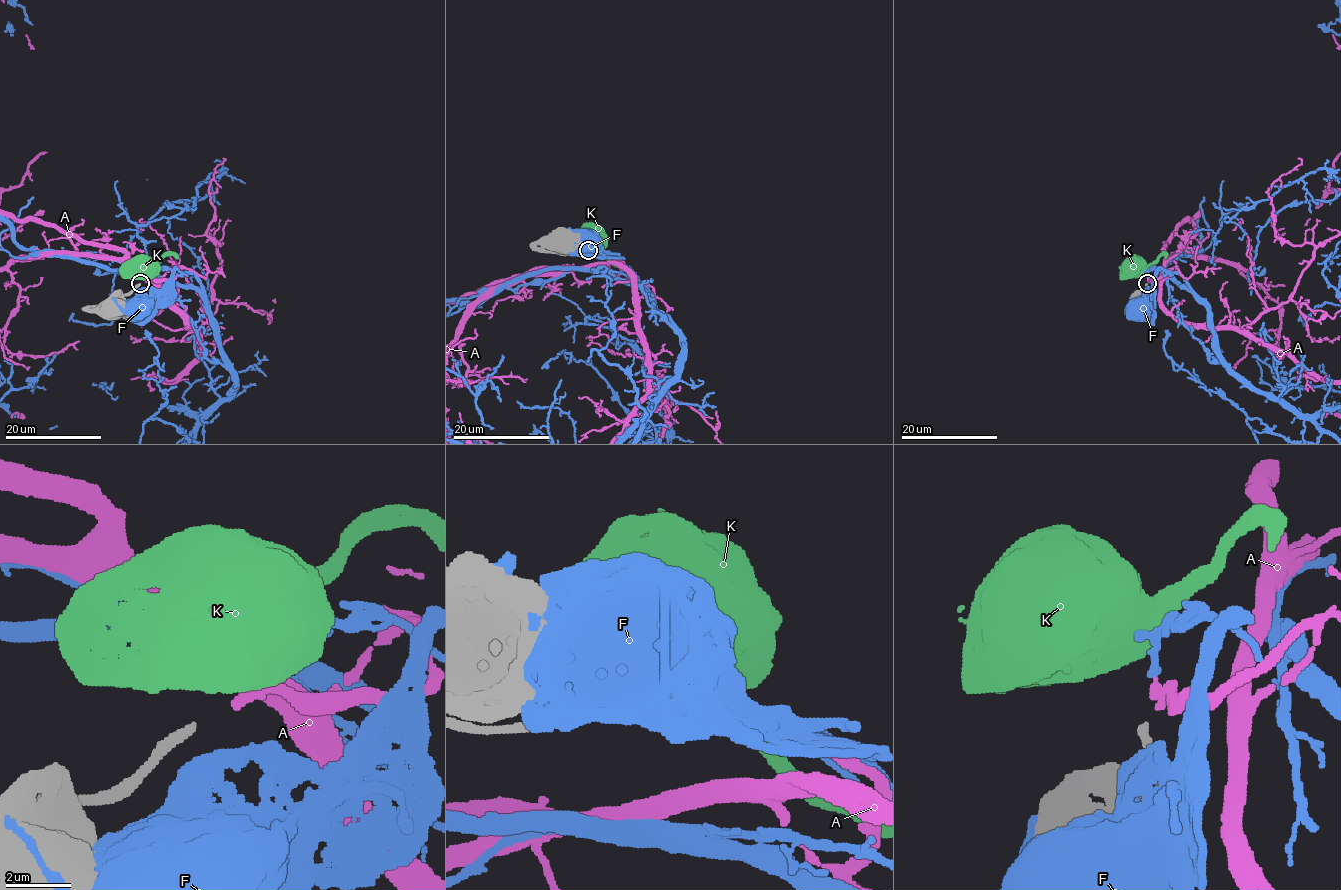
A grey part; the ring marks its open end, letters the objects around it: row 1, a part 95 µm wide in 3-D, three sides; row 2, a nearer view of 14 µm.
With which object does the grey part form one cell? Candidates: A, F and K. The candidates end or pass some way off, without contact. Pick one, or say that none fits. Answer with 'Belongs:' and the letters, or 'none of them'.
Belongs: A

